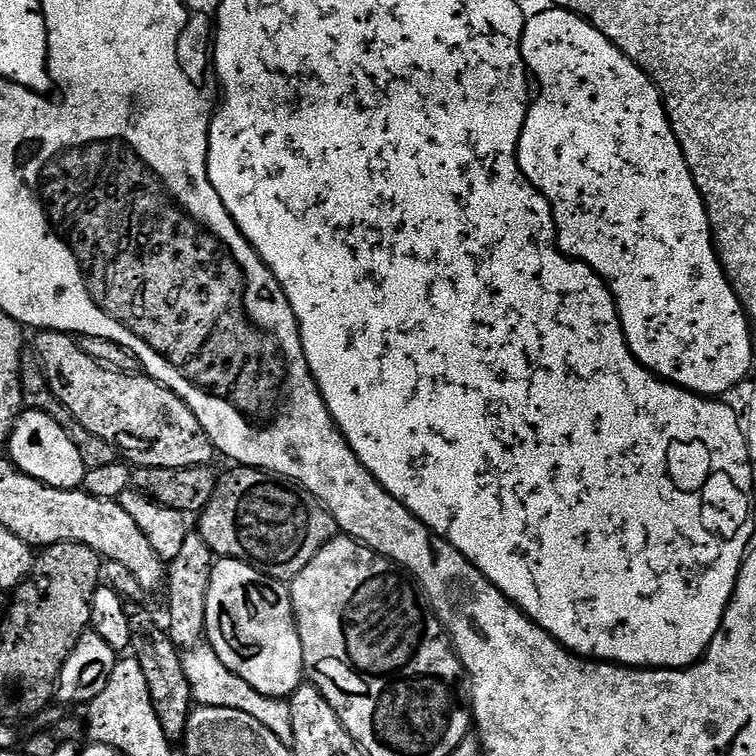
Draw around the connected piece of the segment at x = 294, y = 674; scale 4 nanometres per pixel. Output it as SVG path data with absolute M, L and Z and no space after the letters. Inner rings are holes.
M220 558L213 563L210 590L206 598L207 643L222 658L222 662L238 678L250 682L254 690L264 696L277 698L291 697L305 679L304 659L302 658L302 638L296 629L296 615L292 613L292 594L287 583L273 580L259 568L243 560Z

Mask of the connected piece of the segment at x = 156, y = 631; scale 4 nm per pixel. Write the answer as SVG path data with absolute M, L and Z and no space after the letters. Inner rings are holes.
M128 604L130 618L130 634L132 635L131 655L142 666L142 674L146 674L146 686L150 686L150 698L154 706L154 714L158 714L160 730L165 741L179 741L184 734L184 727L190 718L194 701L192 687L186 678L186 670L181 649L173 644L163 627L156 625L156 620L140 604Z

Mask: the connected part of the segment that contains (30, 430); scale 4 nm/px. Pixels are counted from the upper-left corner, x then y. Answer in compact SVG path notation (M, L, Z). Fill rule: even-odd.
M21 411L16 425L6 445L7 455L13 464L30 478L48 484L51 488L79 489L84 483L86 471L82 462L82 454L78 454L78 446L70 438L70 434L54 418L41 412Z

